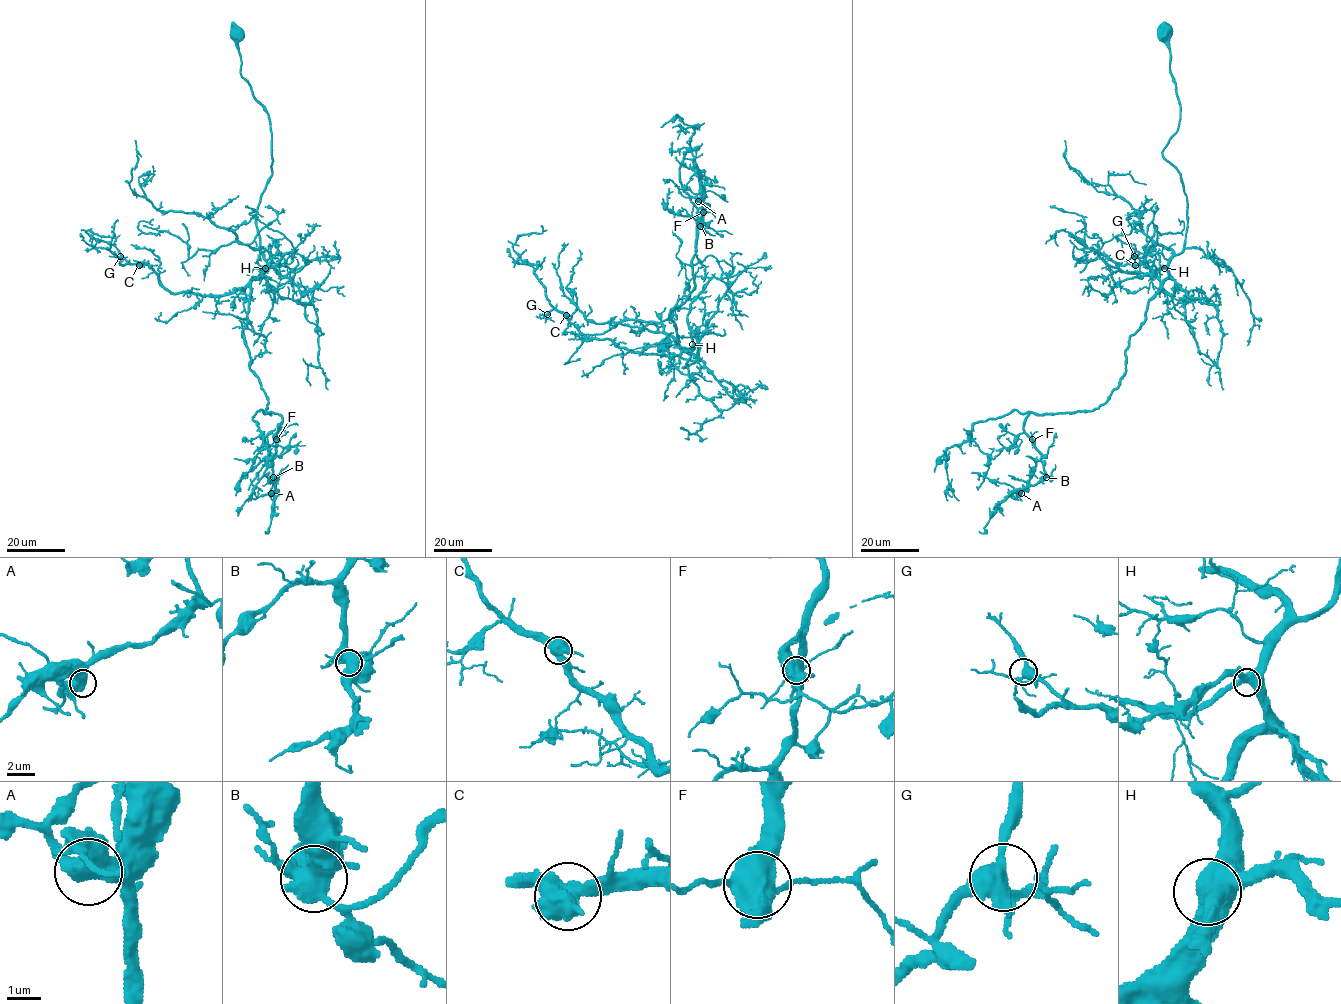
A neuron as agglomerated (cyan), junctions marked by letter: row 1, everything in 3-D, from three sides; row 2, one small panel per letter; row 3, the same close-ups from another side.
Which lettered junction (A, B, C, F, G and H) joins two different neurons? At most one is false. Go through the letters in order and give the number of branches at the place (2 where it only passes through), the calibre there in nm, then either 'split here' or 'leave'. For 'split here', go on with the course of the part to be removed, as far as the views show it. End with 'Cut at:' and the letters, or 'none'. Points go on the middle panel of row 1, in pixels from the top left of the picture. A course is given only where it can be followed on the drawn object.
A: 4 branches meet; 550 nm thick; leave
B: 5 branches meet; 500 nm thick; leave
C: 3 branches meet; 600 nm thick; leave
F: 4 branches meet; 650 nm thick; leave
G: 4 branches meet; 400 nm thick; leave
H: 3 branches meet; 480 nm thick; leave
Cut at: none

